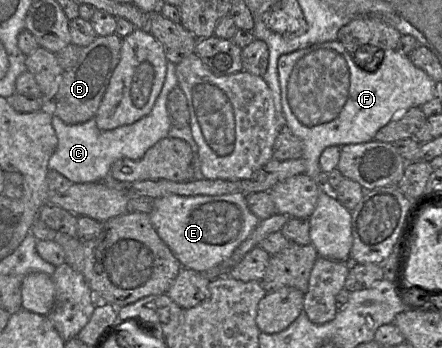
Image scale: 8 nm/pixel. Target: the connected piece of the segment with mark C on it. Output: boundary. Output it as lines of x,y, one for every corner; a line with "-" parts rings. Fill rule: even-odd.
168,60
165,82
151,112
132,124
111,130
100,130
94,118
84,123
67,124
53,115
52,126
57,135
58,144
49,159
48,168
61,173
72,183
91,183
107,179
112,164
119,159
142,158
150,147
168,136
172,124
167,112
167,98
176,86
178,86
176,64

